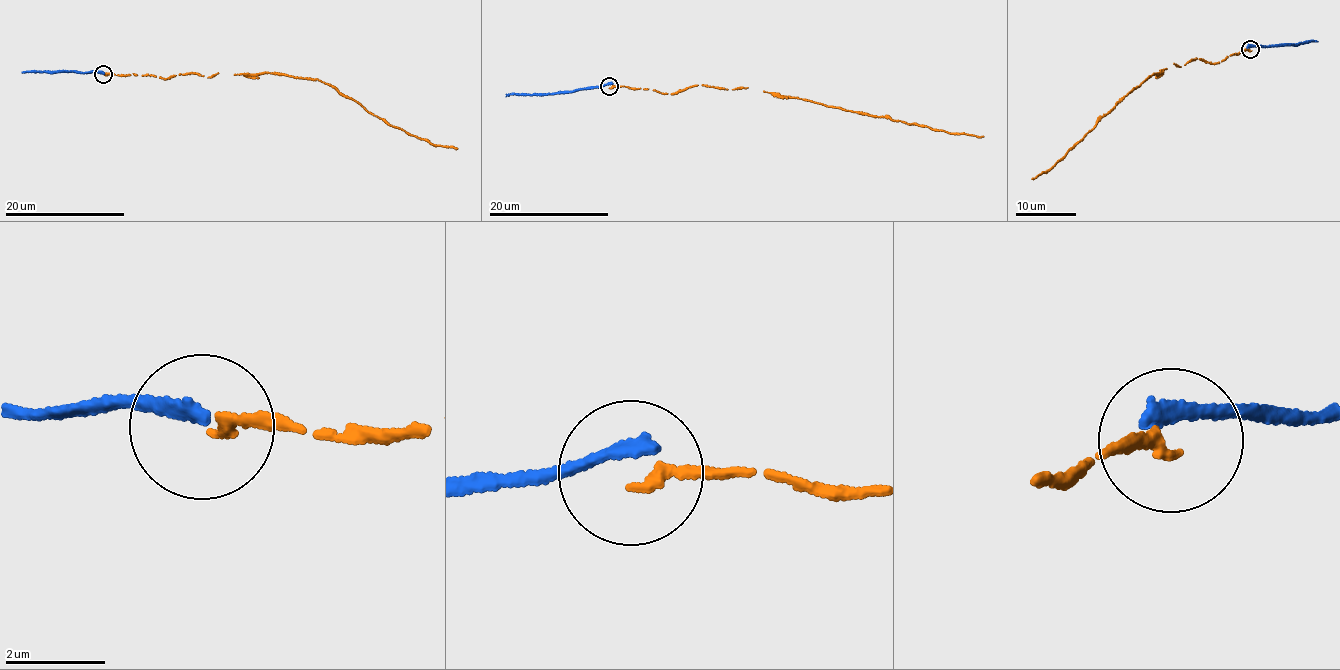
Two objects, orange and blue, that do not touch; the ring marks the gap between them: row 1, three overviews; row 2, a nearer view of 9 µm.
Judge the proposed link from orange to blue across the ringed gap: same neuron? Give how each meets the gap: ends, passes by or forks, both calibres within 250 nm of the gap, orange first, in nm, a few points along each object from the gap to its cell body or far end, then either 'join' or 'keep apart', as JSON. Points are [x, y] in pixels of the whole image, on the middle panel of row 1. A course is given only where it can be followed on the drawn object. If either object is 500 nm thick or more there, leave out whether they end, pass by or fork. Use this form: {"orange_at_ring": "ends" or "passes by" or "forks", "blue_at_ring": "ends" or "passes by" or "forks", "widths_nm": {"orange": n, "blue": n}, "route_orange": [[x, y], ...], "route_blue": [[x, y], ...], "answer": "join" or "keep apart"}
{"orange_at_ring": "ends", "blue_at_ring": "ends", "widths_nm": {"orange": 180, "blue": 320}, "route_orange": [[609, 87], [623, 85], [674, 94], [698, 85], [734, 90], [747, 88], [955, 133], [984, 136]], "route_blue": [[610, 85], [543, 95], [524, 93], [505, 96]], "answer": "keep apart"}

